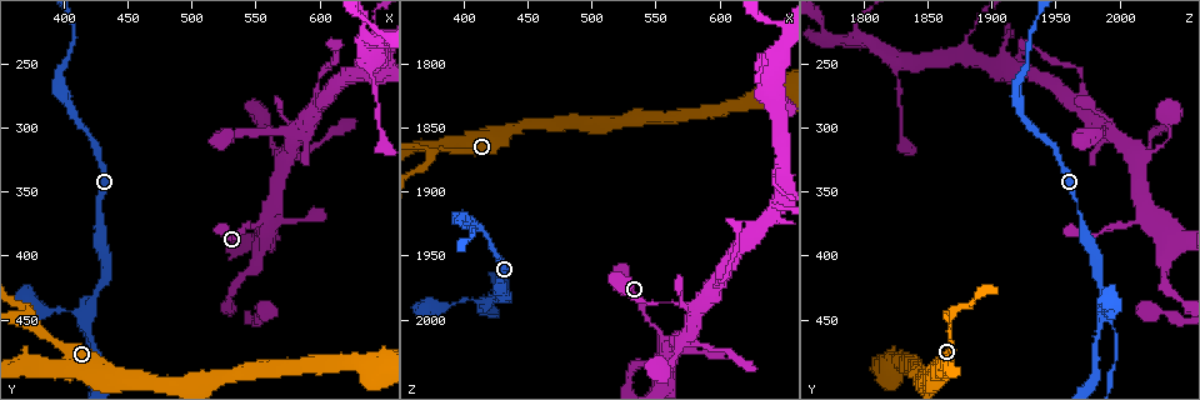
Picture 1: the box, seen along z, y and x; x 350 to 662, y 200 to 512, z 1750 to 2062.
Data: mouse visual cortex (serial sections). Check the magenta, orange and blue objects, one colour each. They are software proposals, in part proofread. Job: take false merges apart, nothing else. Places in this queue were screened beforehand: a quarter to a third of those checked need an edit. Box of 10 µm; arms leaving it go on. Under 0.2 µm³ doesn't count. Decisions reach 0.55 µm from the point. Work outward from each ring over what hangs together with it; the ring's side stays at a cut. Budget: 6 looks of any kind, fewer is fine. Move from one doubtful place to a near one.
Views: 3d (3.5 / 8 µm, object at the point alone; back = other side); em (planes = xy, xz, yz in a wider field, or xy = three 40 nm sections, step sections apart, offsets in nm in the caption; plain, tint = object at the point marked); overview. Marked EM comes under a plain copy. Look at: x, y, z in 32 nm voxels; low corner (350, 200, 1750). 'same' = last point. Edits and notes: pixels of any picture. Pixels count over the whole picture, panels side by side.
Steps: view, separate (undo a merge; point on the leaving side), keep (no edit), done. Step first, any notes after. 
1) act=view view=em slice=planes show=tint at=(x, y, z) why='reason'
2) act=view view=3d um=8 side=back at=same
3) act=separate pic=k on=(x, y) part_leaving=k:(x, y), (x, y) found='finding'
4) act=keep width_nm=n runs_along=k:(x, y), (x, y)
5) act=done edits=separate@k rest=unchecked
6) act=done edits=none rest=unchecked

act=view view=3d um=3.5 at=(418, 446, 1986) why='thin neck'

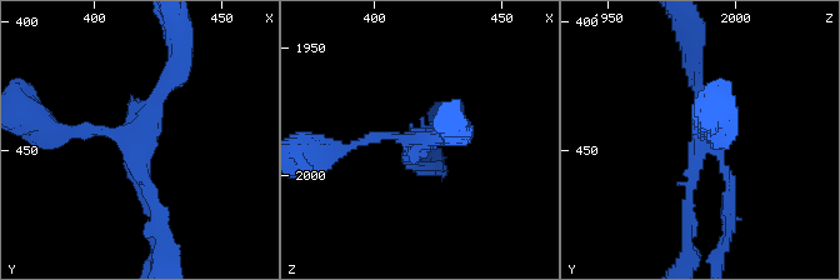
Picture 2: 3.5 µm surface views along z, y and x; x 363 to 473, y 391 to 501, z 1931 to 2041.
act=view view=em slice=xy step=1 show=tint at=(417, 445, 1986) why='need the tissue'

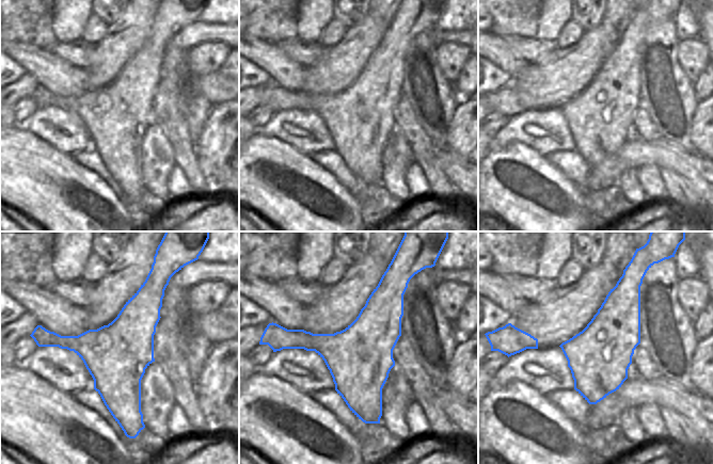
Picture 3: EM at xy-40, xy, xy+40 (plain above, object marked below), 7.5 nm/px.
act=separate pic=2 on=(361, 141) border=3:(113, 320), (130, 344), (89, 370) found='two cells meet here'

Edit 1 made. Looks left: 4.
act=view view=3d um=8 at=(376, 450, 1868) why='three-way junction'

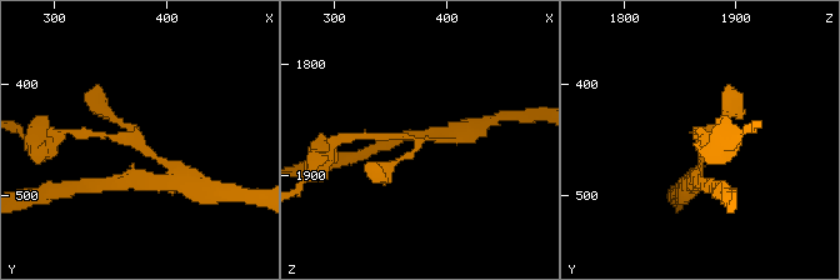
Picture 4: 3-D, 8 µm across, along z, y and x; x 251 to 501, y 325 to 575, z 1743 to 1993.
act=view view=em slice=xy step=2 show=tint at=same arms=3 arm_widths_nm=150,150,200 why='need the tissue'

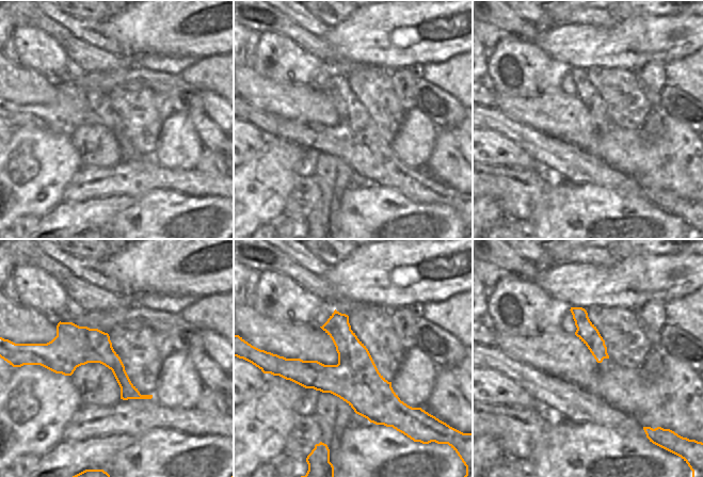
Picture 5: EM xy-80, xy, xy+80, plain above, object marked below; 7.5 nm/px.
act=keep runs_along=4:(170, 164), (123, 124) found='continuous, no second cell'

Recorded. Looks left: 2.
act=done edits=separate@2 rest=unchecked

